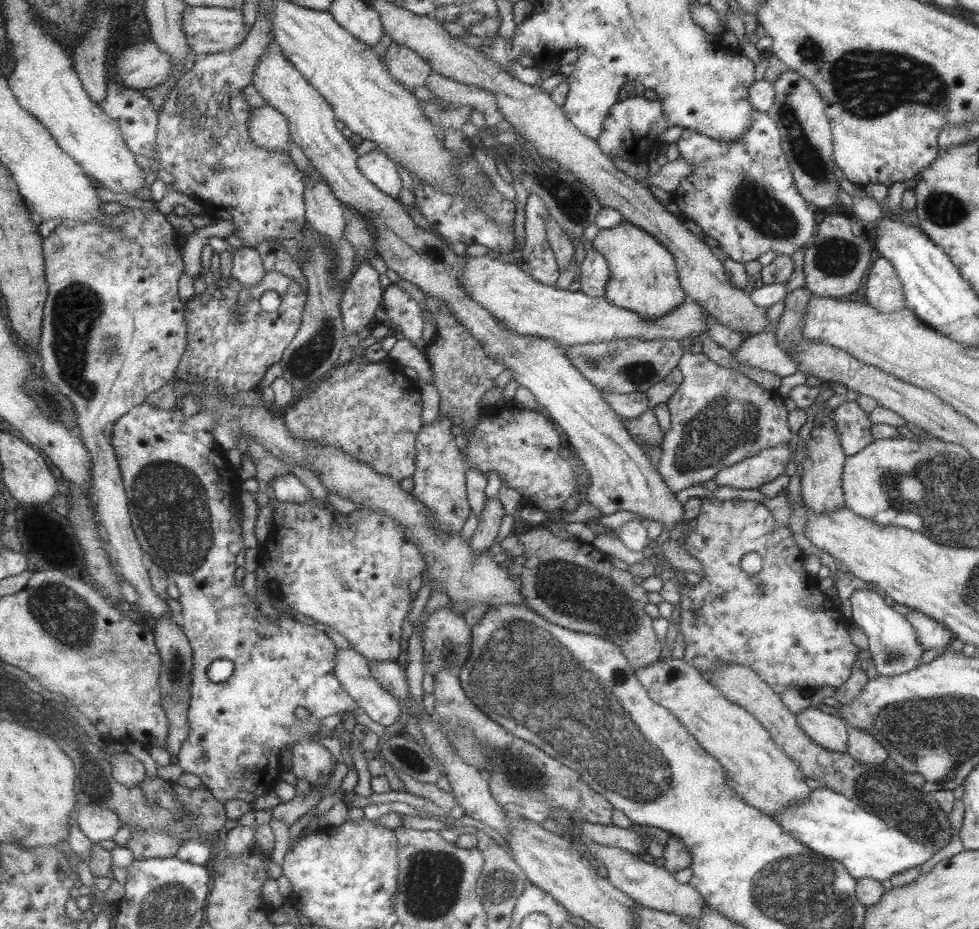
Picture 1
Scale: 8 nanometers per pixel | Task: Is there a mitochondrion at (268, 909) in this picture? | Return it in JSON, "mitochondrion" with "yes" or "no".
{"mitochondrion":"no"}

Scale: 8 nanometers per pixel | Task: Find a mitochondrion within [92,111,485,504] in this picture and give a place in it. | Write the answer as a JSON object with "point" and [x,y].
{"point":[307,359]}

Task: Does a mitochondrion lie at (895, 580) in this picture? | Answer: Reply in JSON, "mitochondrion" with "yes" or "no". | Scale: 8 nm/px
{"mitochondrion":"no"}

